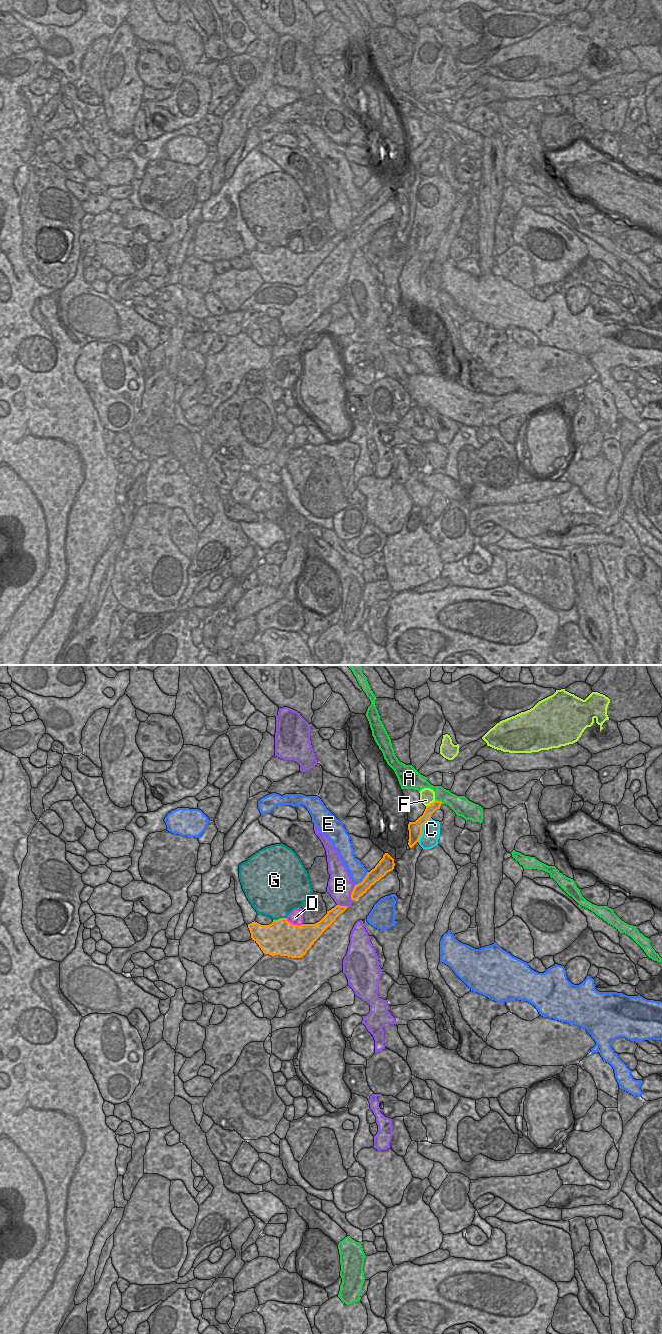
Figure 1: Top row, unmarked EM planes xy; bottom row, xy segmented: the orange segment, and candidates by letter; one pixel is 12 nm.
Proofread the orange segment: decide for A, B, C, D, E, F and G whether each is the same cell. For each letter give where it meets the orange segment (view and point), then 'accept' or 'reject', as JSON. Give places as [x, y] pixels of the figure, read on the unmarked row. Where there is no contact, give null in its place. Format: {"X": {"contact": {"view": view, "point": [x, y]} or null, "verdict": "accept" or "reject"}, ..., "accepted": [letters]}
{"A": {"contact": {"view": "xy", "point": [439, 129]}, "verdict": "reject"}, "B": {"contact": {"view": "xy", "point": [351, 222]}, "verdict": "reject"}, "C": {"contact": {"view": "xy", "point": [421, 157]}, "verdict": "reject"}, "D": {"contact": {"view": "xy", "point": [294, 253]}, "verdict": "reject"}, "E": {"contact": {"view": "xy", "point": [363, 208]}, "verdict": "reject"}, "F": {"contact": {"view": "xy", "point": [431, 131]}, "verdict": "reject"}, "G": {"contact": {"view": "xy", "point": [280, 246]}, "verdict": "reject"}, "accepted": []}

